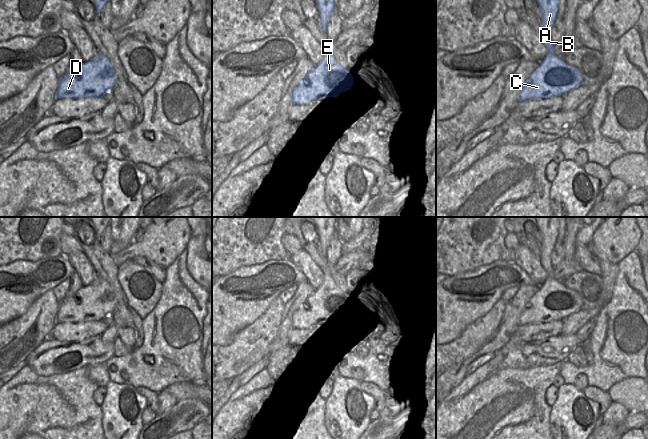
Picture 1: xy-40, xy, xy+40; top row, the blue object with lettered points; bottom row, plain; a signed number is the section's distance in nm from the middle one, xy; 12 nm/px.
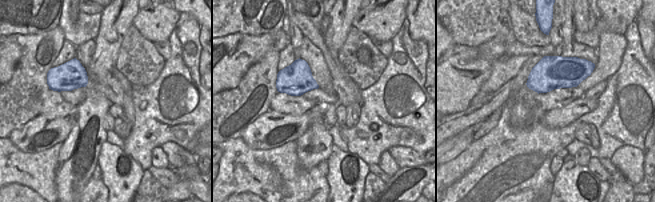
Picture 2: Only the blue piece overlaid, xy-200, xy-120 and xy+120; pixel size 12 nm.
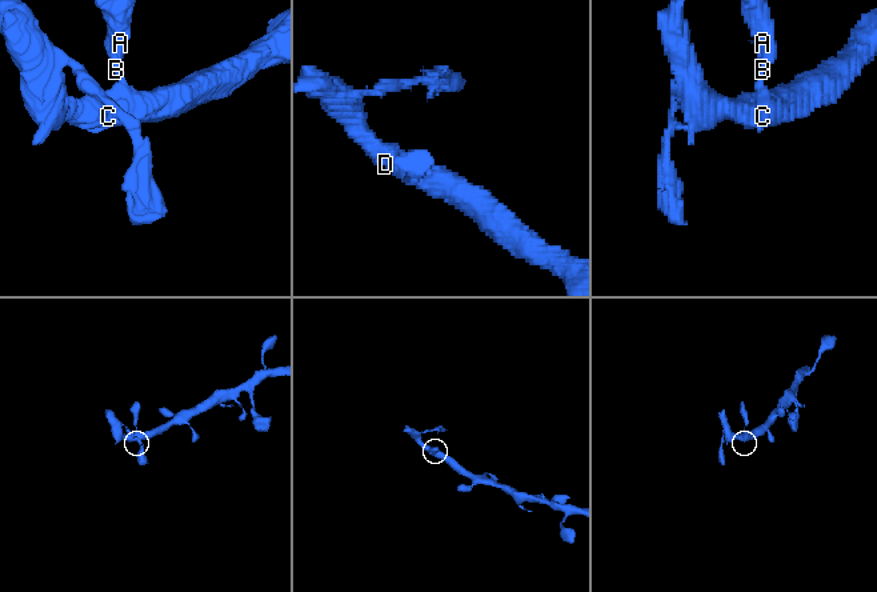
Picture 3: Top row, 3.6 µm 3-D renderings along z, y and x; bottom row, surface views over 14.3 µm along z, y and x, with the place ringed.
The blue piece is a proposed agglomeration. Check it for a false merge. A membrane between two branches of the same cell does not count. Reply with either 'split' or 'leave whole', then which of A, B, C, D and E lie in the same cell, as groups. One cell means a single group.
leave whole; groups A B C D E

